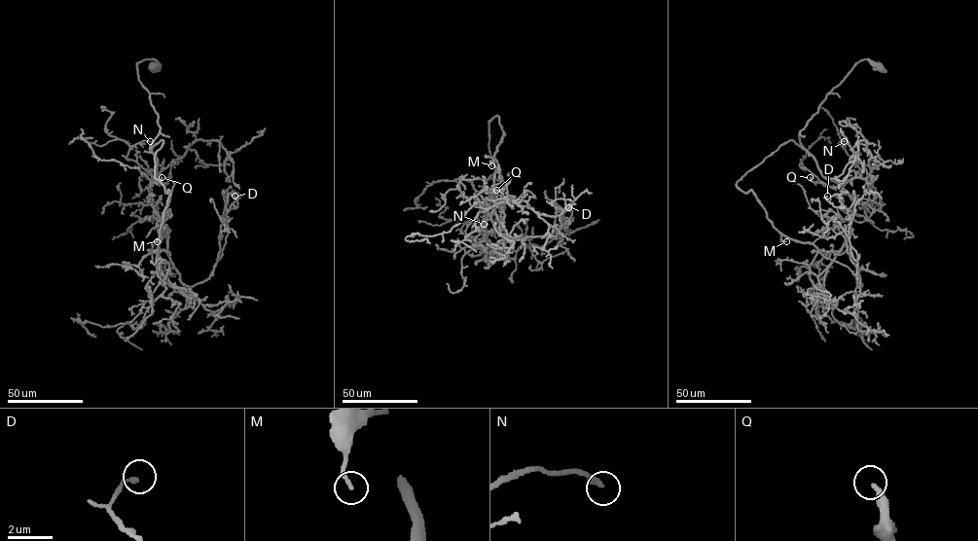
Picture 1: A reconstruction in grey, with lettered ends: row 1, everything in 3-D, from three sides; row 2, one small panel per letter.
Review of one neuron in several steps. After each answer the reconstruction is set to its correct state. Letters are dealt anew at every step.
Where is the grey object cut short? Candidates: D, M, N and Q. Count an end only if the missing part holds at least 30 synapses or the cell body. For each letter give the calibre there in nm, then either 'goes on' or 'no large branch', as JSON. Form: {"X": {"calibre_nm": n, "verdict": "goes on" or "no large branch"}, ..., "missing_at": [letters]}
{"D": {"calibre_nm": 180, "verdict": "no large branch"}, "M": {"calibre_nm": 190, "verdict": "no large branch"}, "N": {"calibre_nm": 260, "verdict": "goes on"}, "Q": {"calibre_nm": 300, "verdict": "no large branch"}, "missing_at": ["N"]}

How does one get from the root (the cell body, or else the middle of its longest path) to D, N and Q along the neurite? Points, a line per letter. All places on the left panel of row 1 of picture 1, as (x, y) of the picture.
D: (153, 66), (155, 59), (137, 65), (160, 127), (149, 200), (186, 285), (211, 273), (235, 196)
N: (153, 66), (155, 59), (137, 65), (160, 127), (151, 185), (152, 173), (126, 158), (150, 141)
Q: (153, 66), (155, 59), (142, 60), (137, 72), (160, 127), (150, 146), (157, 159), (150, 187), (162, 177)

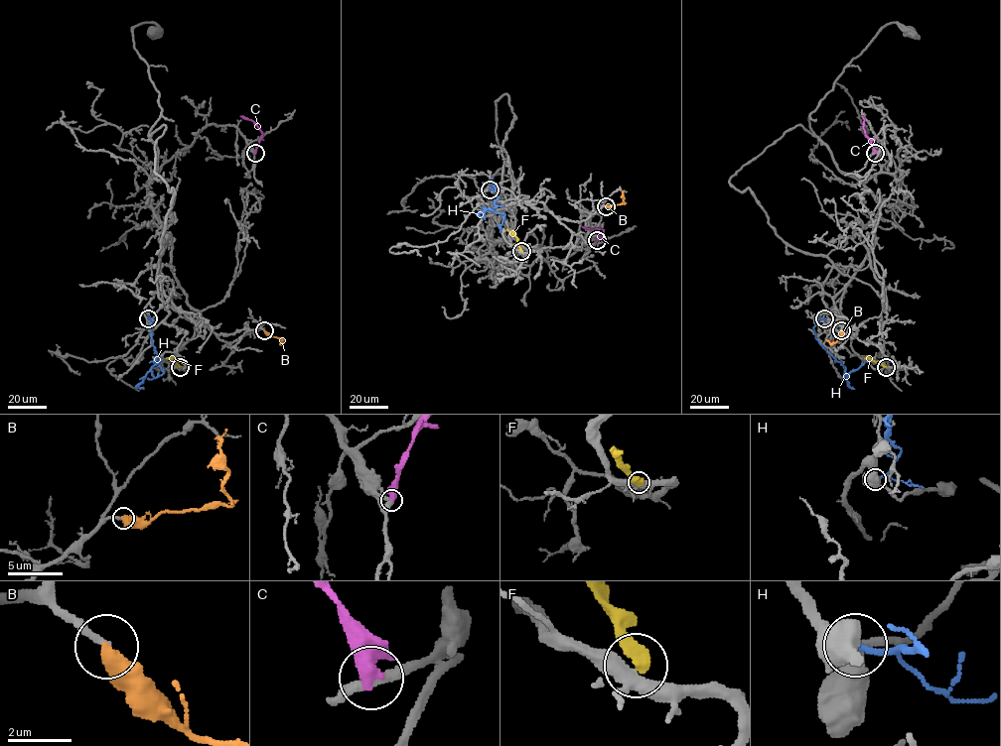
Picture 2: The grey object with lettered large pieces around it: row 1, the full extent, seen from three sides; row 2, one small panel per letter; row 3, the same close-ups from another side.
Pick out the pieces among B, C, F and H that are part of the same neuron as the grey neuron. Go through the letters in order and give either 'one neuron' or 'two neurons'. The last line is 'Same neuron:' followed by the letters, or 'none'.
B: one neuron
C: two neurons
F: two neurons
H: two neurons
Same neuron: B

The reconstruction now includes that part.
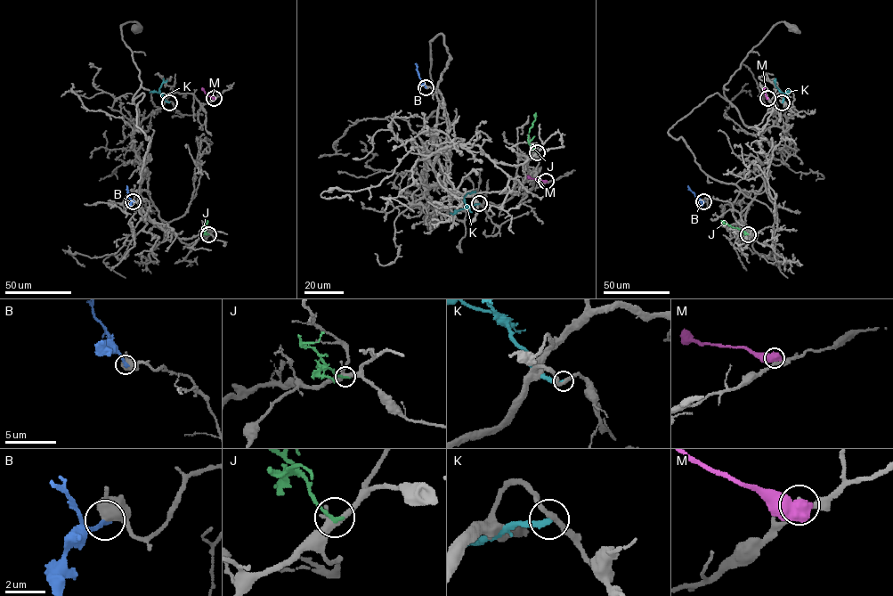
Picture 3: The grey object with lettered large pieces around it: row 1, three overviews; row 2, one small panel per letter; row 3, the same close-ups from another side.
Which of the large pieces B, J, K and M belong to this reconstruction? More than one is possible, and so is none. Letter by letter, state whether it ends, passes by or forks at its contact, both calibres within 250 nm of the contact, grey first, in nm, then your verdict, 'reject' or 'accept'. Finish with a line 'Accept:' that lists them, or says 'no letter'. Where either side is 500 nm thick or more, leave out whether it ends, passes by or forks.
B: 500 nm thick on the grey side, 240 nm on the other; reject
J: it ends there; 300 nm thick on the grey side, 200 nm on the other; reject
K: it ends there; 260 nm thick on the grey side, 280 nm on the other; reject
M: 190 nm thick on the grey side, 950 nm on the other; reject
Accept: no letter

